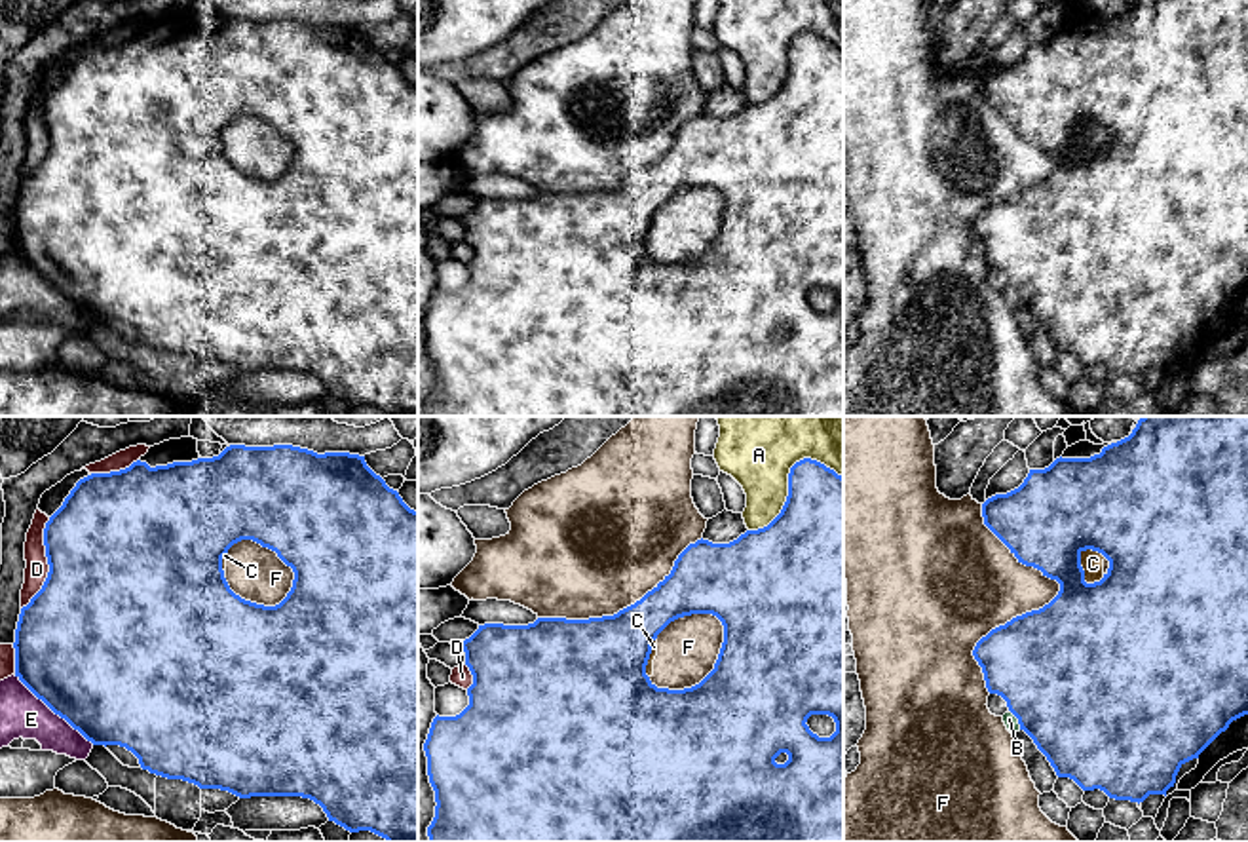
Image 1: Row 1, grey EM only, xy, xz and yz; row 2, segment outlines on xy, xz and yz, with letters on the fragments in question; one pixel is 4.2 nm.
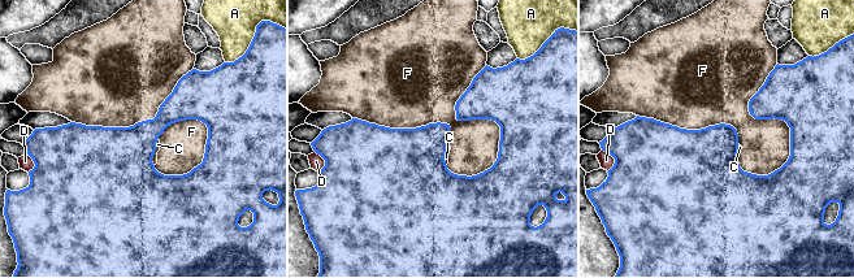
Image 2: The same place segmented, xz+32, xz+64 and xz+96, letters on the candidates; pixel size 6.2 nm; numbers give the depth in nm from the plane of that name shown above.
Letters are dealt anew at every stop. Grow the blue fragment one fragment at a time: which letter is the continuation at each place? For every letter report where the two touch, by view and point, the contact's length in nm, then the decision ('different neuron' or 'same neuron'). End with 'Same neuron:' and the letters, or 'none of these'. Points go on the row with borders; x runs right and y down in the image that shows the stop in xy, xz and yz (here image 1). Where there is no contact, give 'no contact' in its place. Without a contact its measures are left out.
A: xz (789, 479) | 460 nm | different neuron
B: yz (1017, 717) | 100 nm | different neuron
C: yz (1083, 573) | 160 nm | different neuron
D: xy (48, 563) | 420 nm | different neuron
E: xy (54, 711) | 460 nm | different neuron
F: yz (1045, 605) | 800 nm | different neuron
Same neuron: none of these

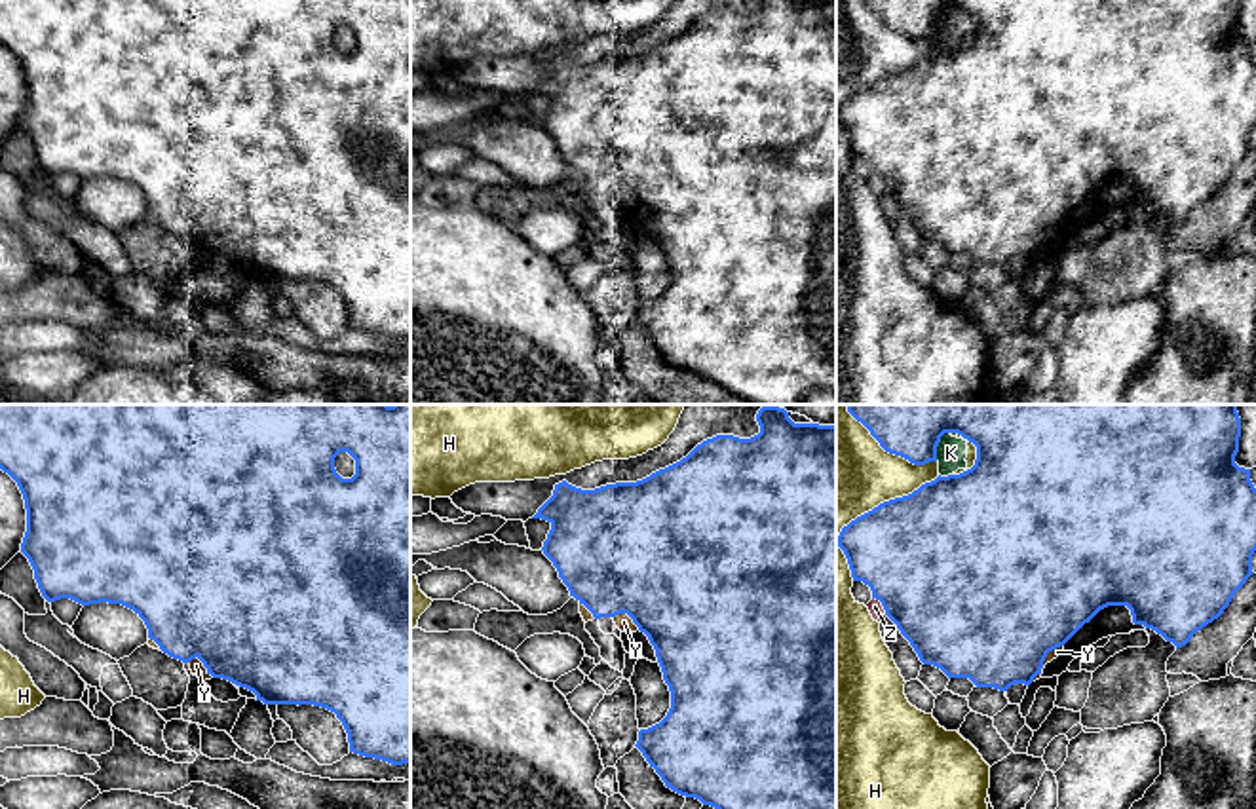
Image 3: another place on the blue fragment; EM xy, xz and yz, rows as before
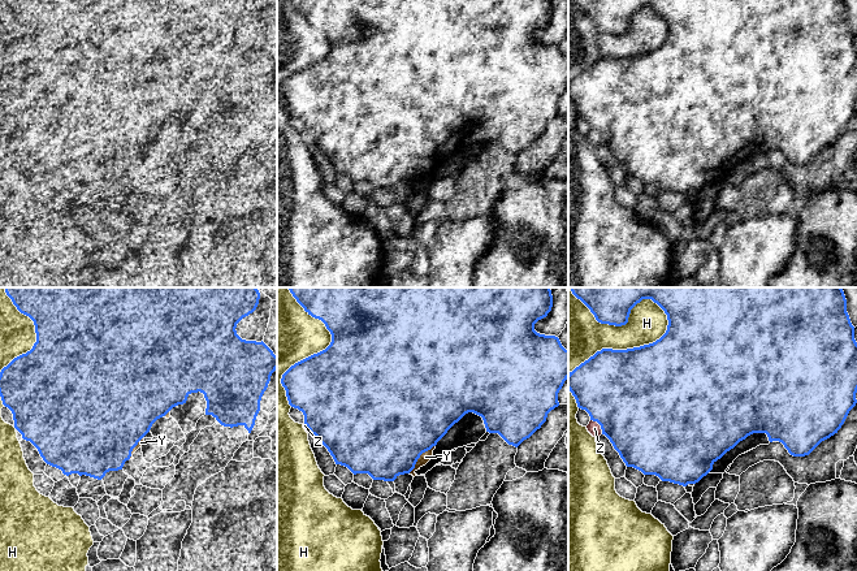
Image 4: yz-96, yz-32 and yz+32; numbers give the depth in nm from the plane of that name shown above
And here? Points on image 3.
H: yz (865, 513) | 600 nm | different neuron
K: yz (937, 445) | 140 nm | different neuron
Y: yz (1044, 659) | 200 nm | same neuron
Z: yz (882, 604) | 110 nm | different neuron
Same neuron: Y

